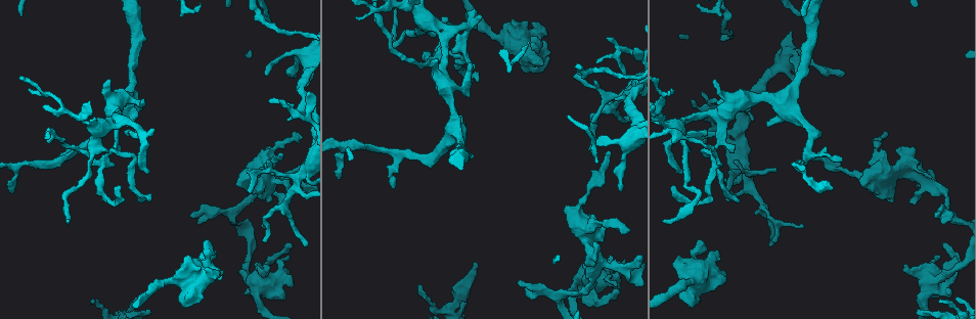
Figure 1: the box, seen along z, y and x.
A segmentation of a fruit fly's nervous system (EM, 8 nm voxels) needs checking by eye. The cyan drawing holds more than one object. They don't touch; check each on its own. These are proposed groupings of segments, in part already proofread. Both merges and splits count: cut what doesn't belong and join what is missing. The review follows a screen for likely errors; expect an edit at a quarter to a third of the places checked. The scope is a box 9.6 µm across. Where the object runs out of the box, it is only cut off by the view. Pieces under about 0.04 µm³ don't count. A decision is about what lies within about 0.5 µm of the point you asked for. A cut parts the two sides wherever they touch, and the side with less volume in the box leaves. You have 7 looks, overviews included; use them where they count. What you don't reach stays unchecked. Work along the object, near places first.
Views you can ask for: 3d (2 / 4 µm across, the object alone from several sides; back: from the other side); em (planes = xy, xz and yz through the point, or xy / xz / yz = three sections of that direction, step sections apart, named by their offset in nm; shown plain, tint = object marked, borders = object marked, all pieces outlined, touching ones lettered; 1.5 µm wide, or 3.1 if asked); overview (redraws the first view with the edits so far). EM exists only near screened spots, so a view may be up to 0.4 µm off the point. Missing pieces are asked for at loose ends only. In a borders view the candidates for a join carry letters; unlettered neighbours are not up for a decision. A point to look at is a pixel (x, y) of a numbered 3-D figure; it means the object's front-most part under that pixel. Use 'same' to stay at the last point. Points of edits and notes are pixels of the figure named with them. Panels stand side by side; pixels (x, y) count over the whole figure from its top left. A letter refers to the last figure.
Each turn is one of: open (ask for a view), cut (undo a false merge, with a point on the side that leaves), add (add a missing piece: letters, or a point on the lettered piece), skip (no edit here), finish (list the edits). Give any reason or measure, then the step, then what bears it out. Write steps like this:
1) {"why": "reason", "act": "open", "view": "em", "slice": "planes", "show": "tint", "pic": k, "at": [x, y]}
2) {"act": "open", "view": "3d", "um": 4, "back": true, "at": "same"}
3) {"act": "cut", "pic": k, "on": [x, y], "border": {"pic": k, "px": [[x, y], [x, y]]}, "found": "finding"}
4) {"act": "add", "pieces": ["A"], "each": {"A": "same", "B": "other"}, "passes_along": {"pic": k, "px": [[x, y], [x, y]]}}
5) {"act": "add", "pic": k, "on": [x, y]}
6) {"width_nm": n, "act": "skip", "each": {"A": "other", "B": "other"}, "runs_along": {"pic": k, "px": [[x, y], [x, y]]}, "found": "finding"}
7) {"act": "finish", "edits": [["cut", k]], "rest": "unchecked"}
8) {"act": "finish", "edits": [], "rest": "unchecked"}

{"why": "free end", "act": "open", "view": "em", "slice": "xy", "step": 8, "show": "borders", "pic": 1, "at": [589, 147]}

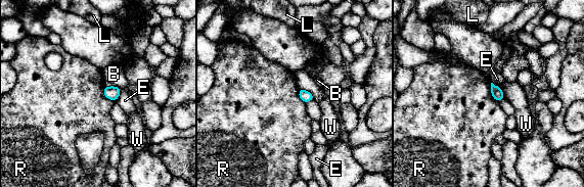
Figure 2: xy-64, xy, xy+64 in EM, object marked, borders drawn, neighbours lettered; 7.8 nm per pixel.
{"why": "another direction", "act": "open", "view": "em", "slice": "planes", "show": "borders", "at": "same"}

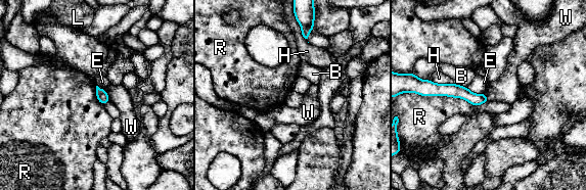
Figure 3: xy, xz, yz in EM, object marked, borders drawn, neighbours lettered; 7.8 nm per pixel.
{"act": "skip", "each": {"B": "other", "E": "other", "H": "other", "L": "other", "R": "other", "W": "other"}, "border": {"pic": 3, "px": [[418, 94], [460, 97], [475, 106]]}, "found": "no lettered piece goes on from it"}

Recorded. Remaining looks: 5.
{"why": "sudden change in width", "act": "open", "view": "3d", "um": 4, "pic": 1, "at": [580, 278]}

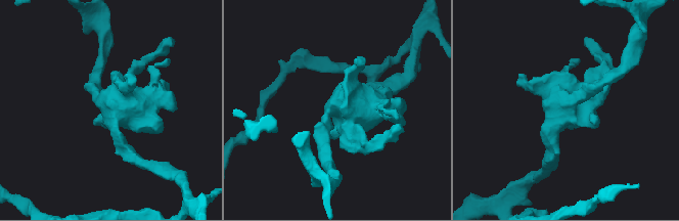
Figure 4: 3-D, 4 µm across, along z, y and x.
{"why": "now the EM", "act": "open", "view": "em", "slice": "planes", "show": "borders", "pic": 4, "at": [562, 101]}

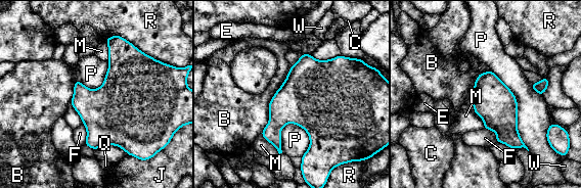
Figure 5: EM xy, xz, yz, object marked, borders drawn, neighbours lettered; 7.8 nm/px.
{"act": "skip", "each": {"B": "other", "C": "other", "E": "other", "F": "other", "J": "other", "M": "other", "P": "other", "Q": "other", "R": "other", "W": "other"}, "found": "one cell here"}

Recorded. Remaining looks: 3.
{"why": "free end", "act": "open", "view": "em", "slice": "planes", "show": "borders", "pic": 1, "at": [419, 287]}

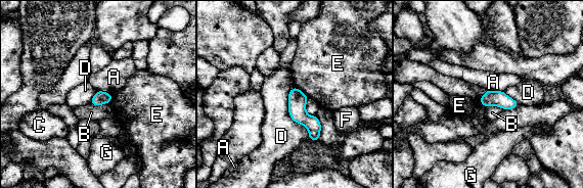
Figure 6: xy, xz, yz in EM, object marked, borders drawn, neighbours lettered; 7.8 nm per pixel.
{"act": "skip", "each": {"A": "other", "B": "other", "C": "other", "D": "other", "E": "other", "F": "other", "G": "other"}, "runs_along": {"pic": 6, "px": [[295, 90], [297, 110], [316, 137]]}, "found": "no lettered piece goes on from it"}

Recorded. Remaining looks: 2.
{"act": "finish", "edits": [], "rest": "unchecked"}

